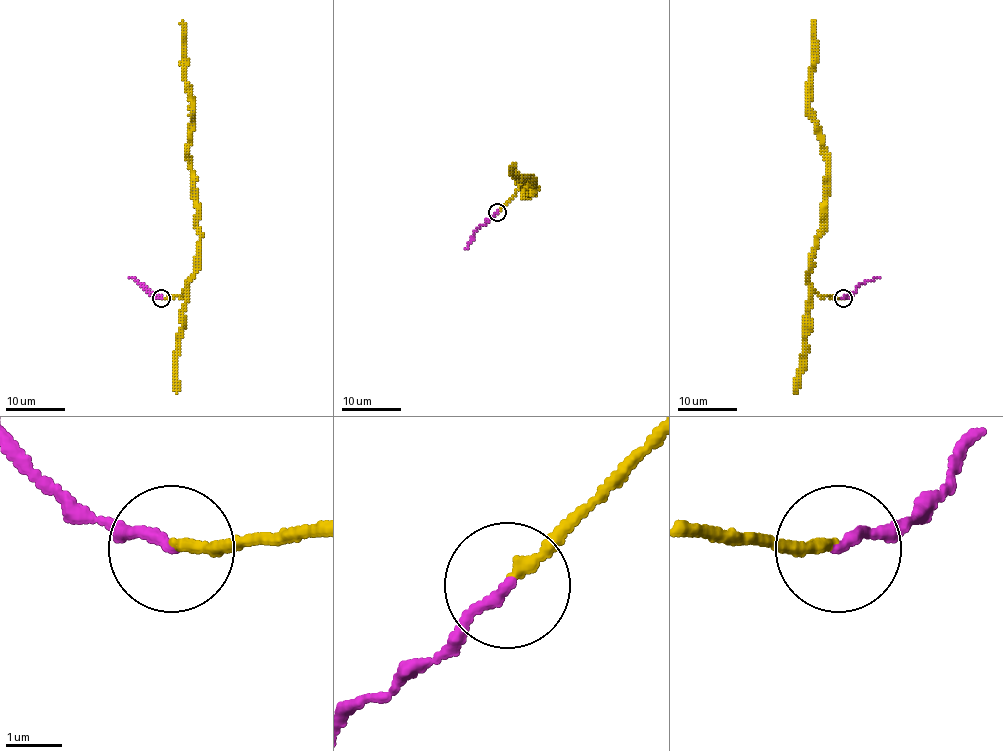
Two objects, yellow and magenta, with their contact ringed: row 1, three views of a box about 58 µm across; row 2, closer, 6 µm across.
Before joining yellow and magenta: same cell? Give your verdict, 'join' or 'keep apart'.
join

